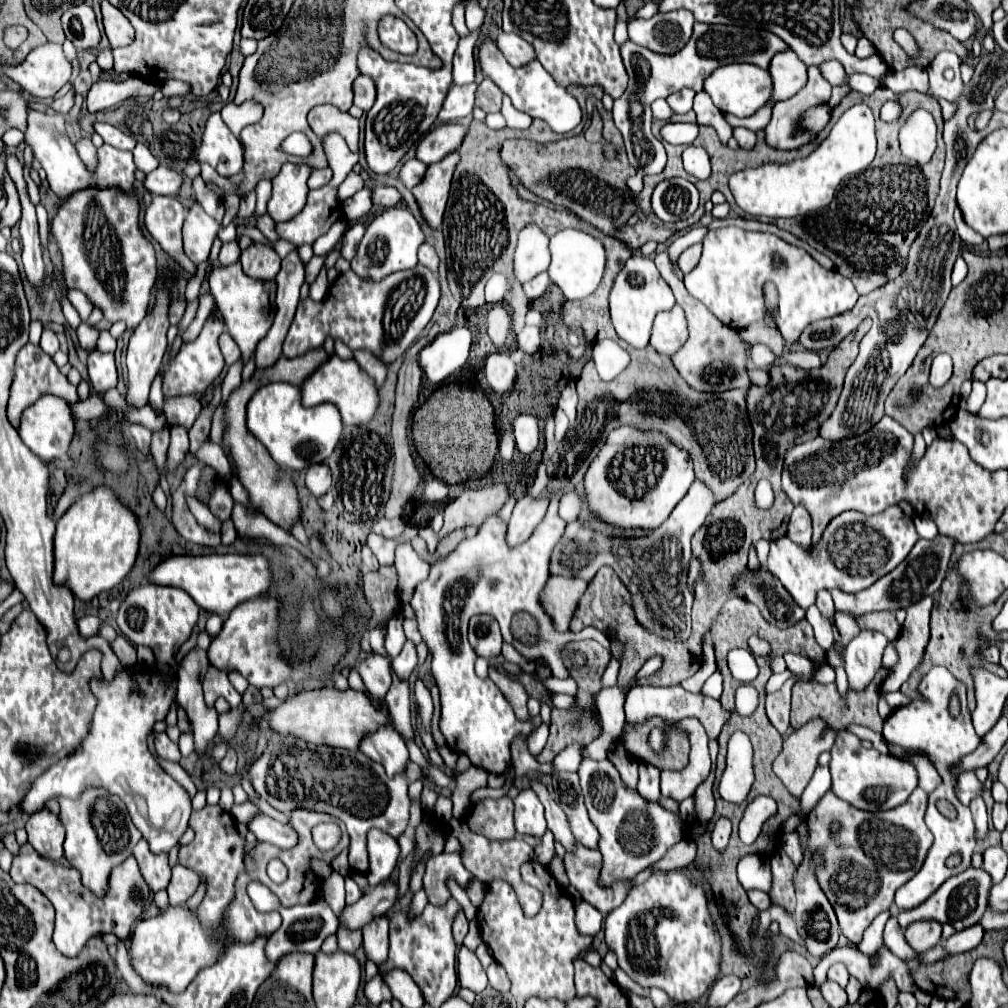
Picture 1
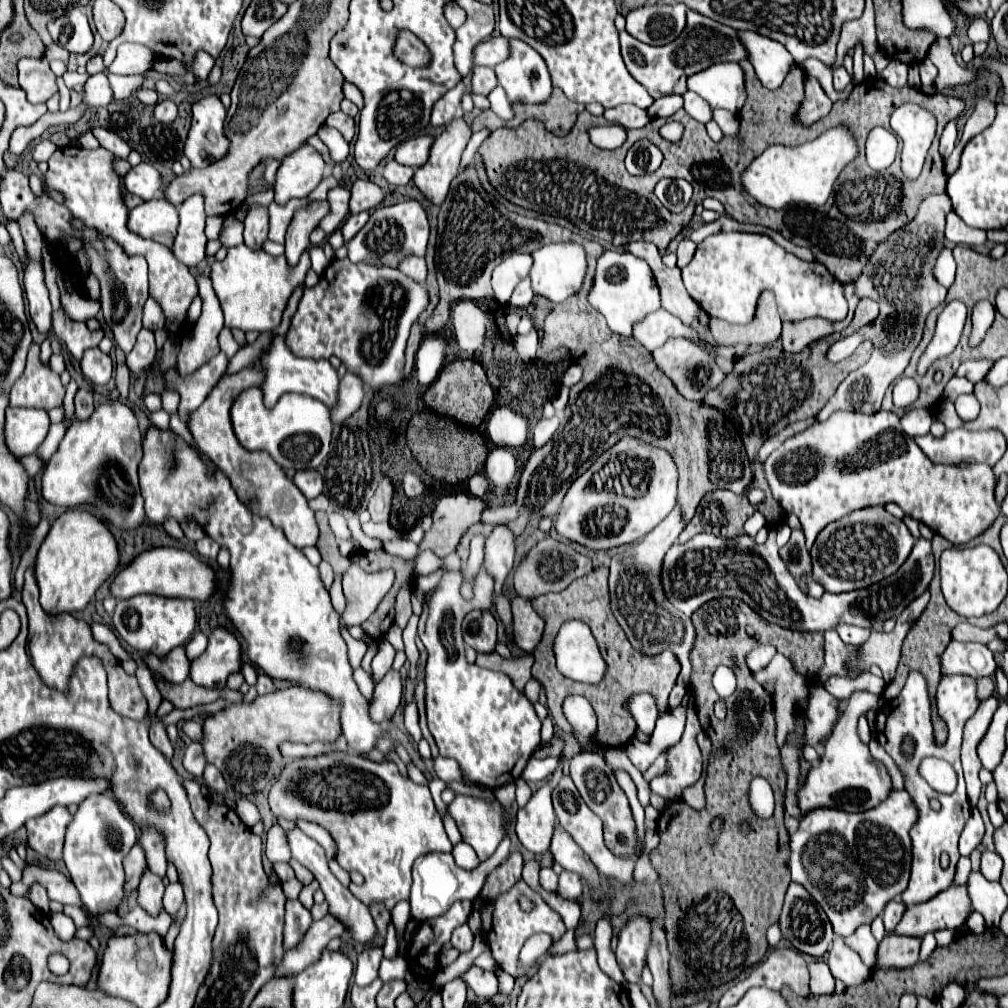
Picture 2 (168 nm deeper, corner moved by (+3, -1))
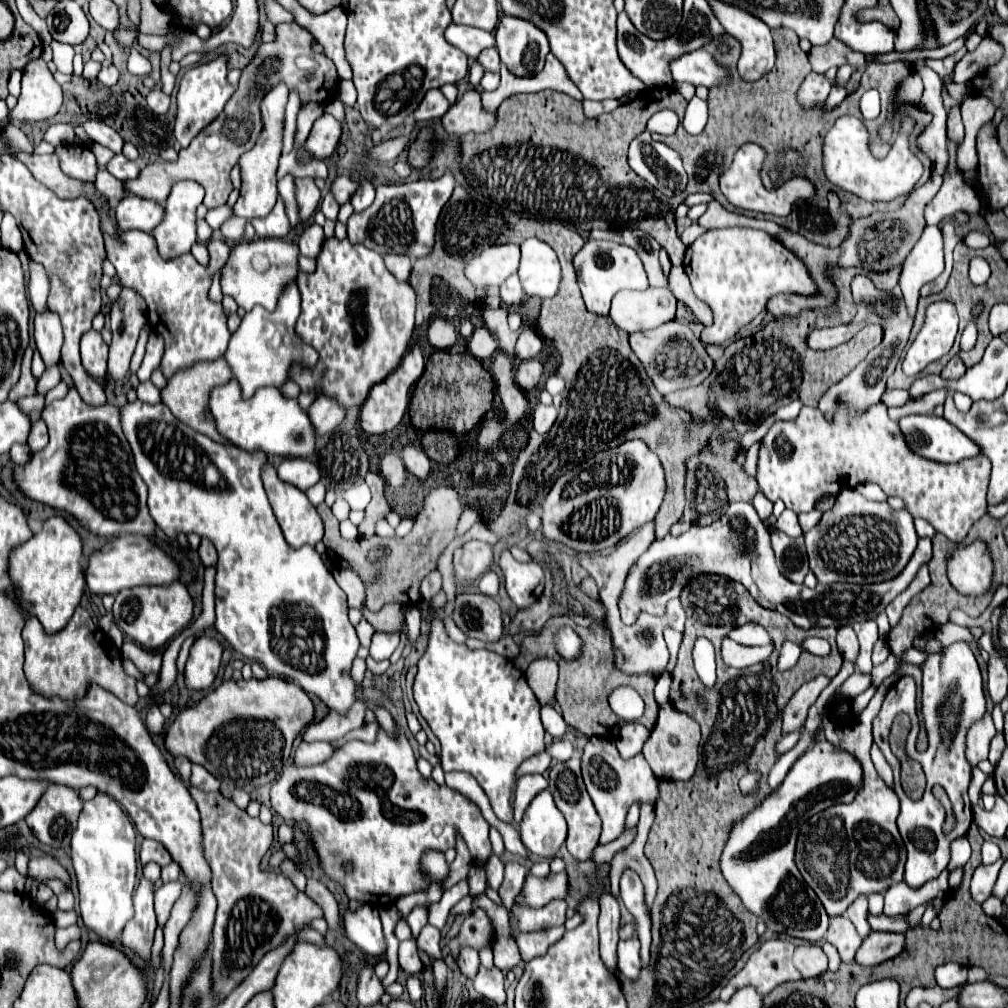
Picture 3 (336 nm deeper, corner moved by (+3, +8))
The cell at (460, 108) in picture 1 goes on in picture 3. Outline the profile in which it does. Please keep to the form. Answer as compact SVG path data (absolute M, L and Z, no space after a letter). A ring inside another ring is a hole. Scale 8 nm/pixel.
M432 89L426 93L424 101L420 103L420 107L416 109L416 119L418 121L430 121L430 119L440 119L446 111L450 109L448 99L444 97L444 93L440 89Z

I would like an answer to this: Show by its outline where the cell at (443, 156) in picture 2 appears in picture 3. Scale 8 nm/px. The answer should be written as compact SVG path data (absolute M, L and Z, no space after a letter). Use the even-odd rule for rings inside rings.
M466 91L442 117L444 131L454 139L460 139L470 131L484 133L492 129L492 125L494 125L494 115L482 109L478 91Z

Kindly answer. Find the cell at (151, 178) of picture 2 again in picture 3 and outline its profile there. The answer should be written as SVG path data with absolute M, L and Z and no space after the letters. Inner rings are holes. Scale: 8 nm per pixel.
M122 153L116 155L116 157L108 163L106 169L108 169L116 179L120 179L120 181L130 181L130 179L136 179L136 177L140 175L140 165L138 165L138 161L126 159Z

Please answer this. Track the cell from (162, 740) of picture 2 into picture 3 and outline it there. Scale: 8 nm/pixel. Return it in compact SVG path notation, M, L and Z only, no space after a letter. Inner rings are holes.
M152 705L150 711L148 711L148 715L146 715L146 719L144 719L144 723L146 723L146 727L148 727L148 731L150 731L152 735L160 735L166 721L164 721L160 709L158 709L156 705Z

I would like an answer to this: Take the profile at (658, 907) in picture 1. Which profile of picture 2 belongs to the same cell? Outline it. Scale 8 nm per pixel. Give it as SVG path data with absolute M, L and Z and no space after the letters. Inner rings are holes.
M632 918L618 934L616 958L628 982L640 982L642 966L646 962L646 952L650 944L650 924L648 918Z

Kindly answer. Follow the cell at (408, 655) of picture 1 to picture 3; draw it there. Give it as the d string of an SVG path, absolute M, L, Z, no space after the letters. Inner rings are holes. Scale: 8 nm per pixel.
M358 699L352 705L352 711L348 711L348 715L334 715L328 713L320 723L312 723L310 727L306 727L302 739L312 743L312 741L336 741L342 739L348 731L358 729L364 725L364 713L366 713L368 705L366 699Z

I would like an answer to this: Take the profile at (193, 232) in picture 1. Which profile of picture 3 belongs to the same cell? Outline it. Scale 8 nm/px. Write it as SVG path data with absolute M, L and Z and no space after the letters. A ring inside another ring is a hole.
M180 181L164 205L166 215L160 227L152 231L158 251L164 259L188 253L198 241L196 237L196 209L202 205L204 187L194 181Z

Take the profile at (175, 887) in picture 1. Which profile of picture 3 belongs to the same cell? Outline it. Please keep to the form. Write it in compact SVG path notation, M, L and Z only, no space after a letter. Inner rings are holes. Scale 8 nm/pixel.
M180 881L164 883L164 885L156 891L154 907L156 907L156 917L158 917L158 923L160 923L160 925L166 923L172 905L174 905L174 903L178 901L178 897L180 897L180 891L182 891L182 883L180 883Z

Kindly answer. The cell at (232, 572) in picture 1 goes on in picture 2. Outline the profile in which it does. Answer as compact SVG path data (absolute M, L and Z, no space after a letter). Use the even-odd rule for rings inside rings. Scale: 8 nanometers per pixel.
M152 548L138 554L124 570L120 570L110 586L110 594L116 600L132 598L138 594L156 594L166 598L192 598L208 600L216 590L216 576L212 568L186 550L178 548Z

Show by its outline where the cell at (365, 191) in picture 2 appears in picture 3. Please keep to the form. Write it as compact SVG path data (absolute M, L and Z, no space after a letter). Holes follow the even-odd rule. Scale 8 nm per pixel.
M338 177L338 179L332 183L330 191L334 193L336 201L338 201L340 205L344 205L344 203L348 203L348 201L352 199L352 195L358 191L358 187L360 187L358 181L354 181L354 179L350 179L350 177Z

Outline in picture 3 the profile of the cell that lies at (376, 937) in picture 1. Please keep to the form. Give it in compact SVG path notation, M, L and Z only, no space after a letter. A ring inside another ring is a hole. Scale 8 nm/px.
M366 963L358 973L358 1001L360 1005L374 1005L378 1003L384 987L374 973L374 965Z

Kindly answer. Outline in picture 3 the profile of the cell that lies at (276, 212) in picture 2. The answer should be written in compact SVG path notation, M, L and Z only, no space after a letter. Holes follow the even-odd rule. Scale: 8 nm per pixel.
M282 199L276 201L276 205L268 217L254 219L252 223L254 223L258 237L280 237L280 239L284 239L292 230Z

